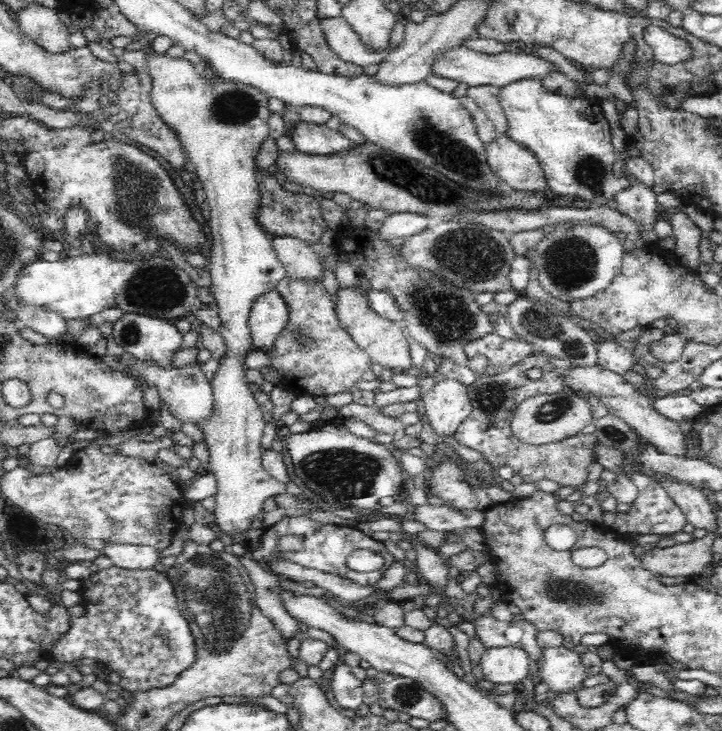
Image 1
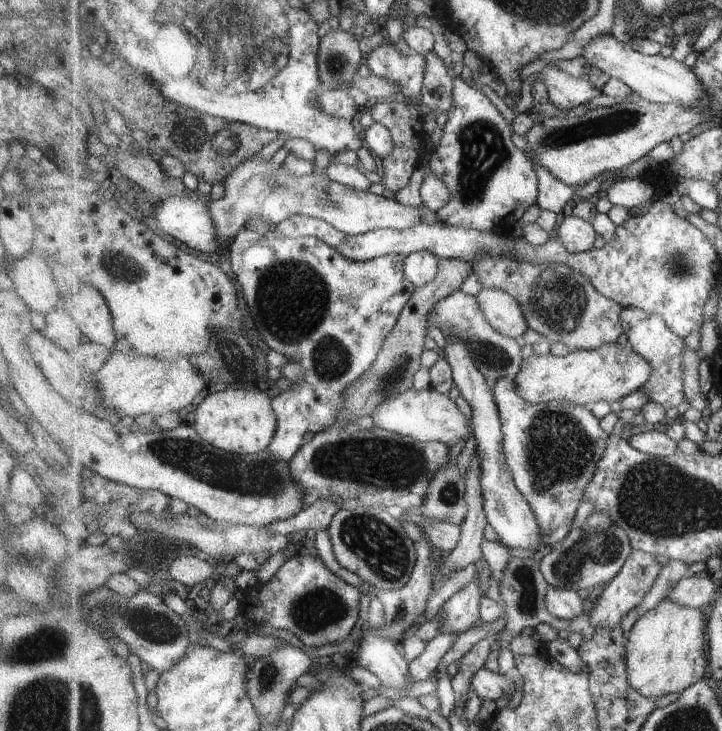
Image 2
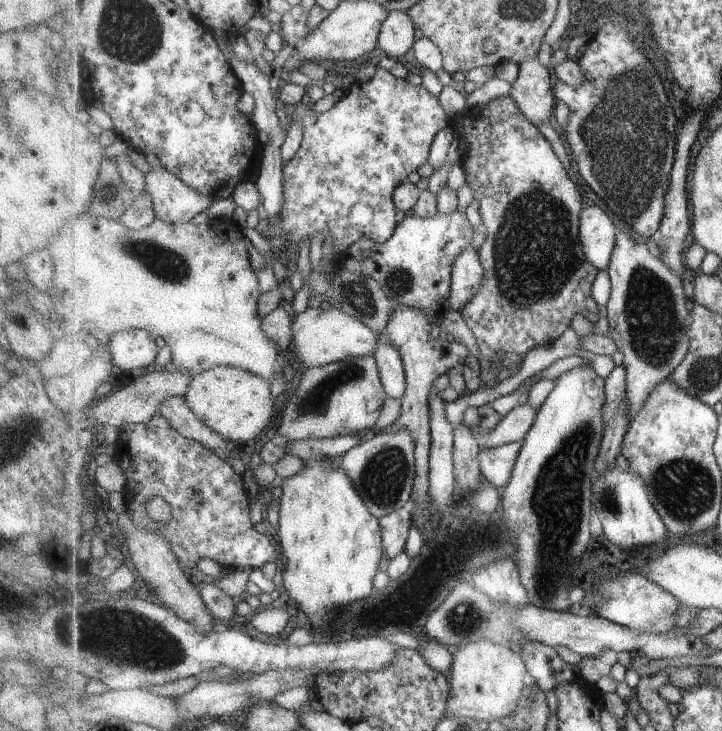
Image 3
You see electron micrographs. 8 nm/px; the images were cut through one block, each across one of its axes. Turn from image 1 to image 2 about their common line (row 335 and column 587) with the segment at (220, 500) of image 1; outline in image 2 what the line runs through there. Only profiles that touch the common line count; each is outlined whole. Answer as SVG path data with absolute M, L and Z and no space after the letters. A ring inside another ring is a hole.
M570 215L562 220L557 230L557 238L573 254L581 254L593 249L598 231L591 222Z

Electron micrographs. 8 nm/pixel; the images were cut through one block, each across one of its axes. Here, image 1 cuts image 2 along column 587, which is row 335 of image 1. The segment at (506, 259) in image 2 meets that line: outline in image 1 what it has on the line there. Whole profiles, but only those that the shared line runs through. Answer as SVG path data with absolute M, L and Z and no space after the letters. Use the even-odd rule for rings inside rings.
M286 275L275 288L288 305L288 322L284 330L276 336L272 350L266 350L266 356L272 360L270 366L282 372L280 386L297 395L328 396L340 394L355 389L356 383L362 379L362 374L370 370L371 358L362 350L354 339L341 327L337 312L328 295L326 287L320 281L304 281L292 279Z

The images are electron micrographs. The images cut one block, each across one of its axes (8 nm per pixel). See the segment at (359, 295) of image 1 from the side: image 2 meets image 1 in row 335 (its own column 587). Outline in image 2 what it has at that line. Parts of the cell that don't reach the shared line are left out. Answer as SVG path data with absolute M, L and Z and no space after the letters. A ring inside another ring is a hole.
M606 344L599 350L572 350L567 356L558 357L554 354L533 355L528 357L521 368L521 372L515 376L515 384L518 386L519 394L529 402L529 404L545 403L555 406L558 402L569 402L573 406L587 406L595 404L599 400L605 400L610 406L613 402L619 402L631 393L639 391L651 374L654 373L651 362L634 352L630 344L619 346L619 344Z

